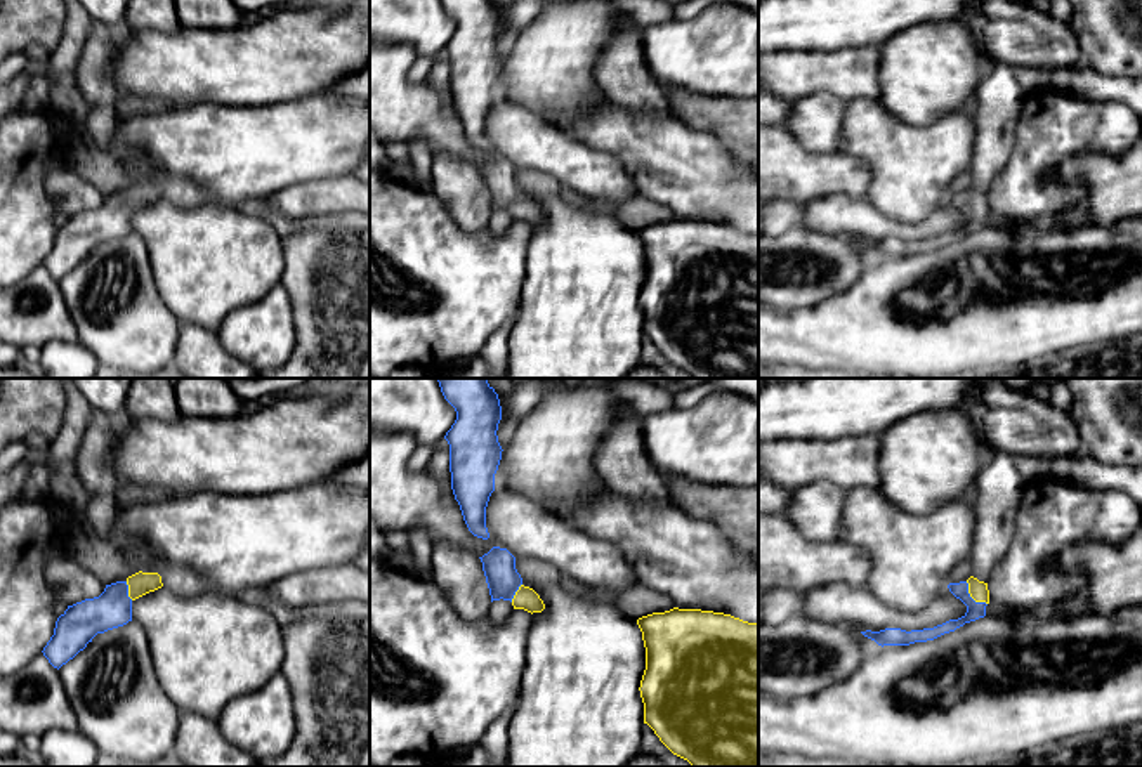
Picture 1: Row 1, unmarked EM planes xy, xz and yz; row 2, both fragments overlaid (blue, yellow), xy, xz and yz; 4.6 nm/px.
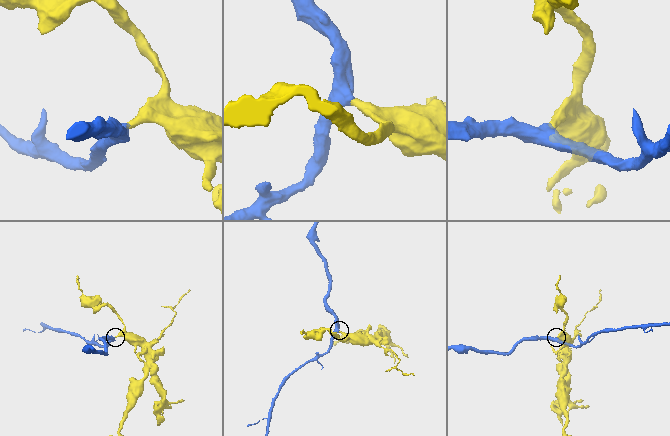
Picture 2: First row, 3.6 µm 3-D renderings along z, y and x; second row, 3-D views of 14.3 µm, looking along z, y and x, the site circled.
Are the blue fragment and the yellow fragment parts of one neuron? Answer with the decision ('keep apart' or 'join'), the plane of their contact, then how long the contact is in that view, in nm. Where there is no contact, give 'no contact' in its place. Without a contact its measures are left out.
join | yz | 150 nm

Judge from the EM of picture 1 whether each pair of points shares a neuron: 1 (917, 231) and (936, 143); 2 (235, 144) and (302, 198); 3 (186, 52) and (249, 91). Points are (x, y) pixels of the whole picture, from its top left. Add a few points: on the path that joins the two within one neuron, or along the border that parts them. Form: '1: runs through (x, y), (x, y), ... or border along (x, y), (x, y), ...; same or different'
1: border along (946, 198), (917, 222), (899, 222), (879, 210); different
2: border along (328, 177), (288, 184), (266, 198); different
3: runs through (202, 65), (224, 66), (233, 75); same

